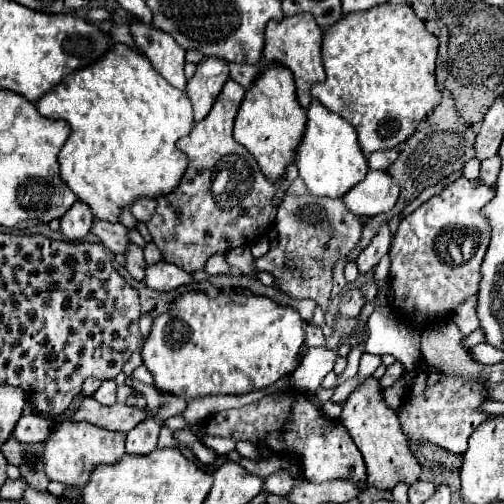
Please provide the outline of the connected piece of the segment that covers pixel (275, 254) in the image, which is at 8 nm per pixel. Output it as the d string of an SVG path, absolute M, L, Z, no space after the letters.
M291 183L283 203L277 209L275 227L279 243L269 249L269 253L255 259L255 267L271 273L275 277L273 287L281 293L293 299L313 299L319 303L323 313L327 313L333 287L333 265L359 245L363 221L359 215L353 215L341 199L315 197L303 183L299 189L295 189L295 185L297 183Z

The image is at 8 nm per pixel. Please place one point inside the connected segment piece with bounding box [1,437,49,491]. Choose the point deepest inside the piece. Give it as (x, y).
(28, 459)

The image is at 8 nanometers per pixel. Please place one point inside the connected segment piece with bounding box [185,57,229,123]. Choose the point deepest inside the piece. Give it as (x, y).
(203, 88)

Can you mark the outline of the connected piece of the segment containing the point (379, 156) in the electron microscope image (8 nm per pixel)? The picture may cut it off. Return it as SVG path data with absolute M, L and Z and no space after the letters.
M385 149L385 151L377 151L373 155L369 155L369 167L371 169L387 169L391 163L395 163L399 157L399 153L395 149Z

